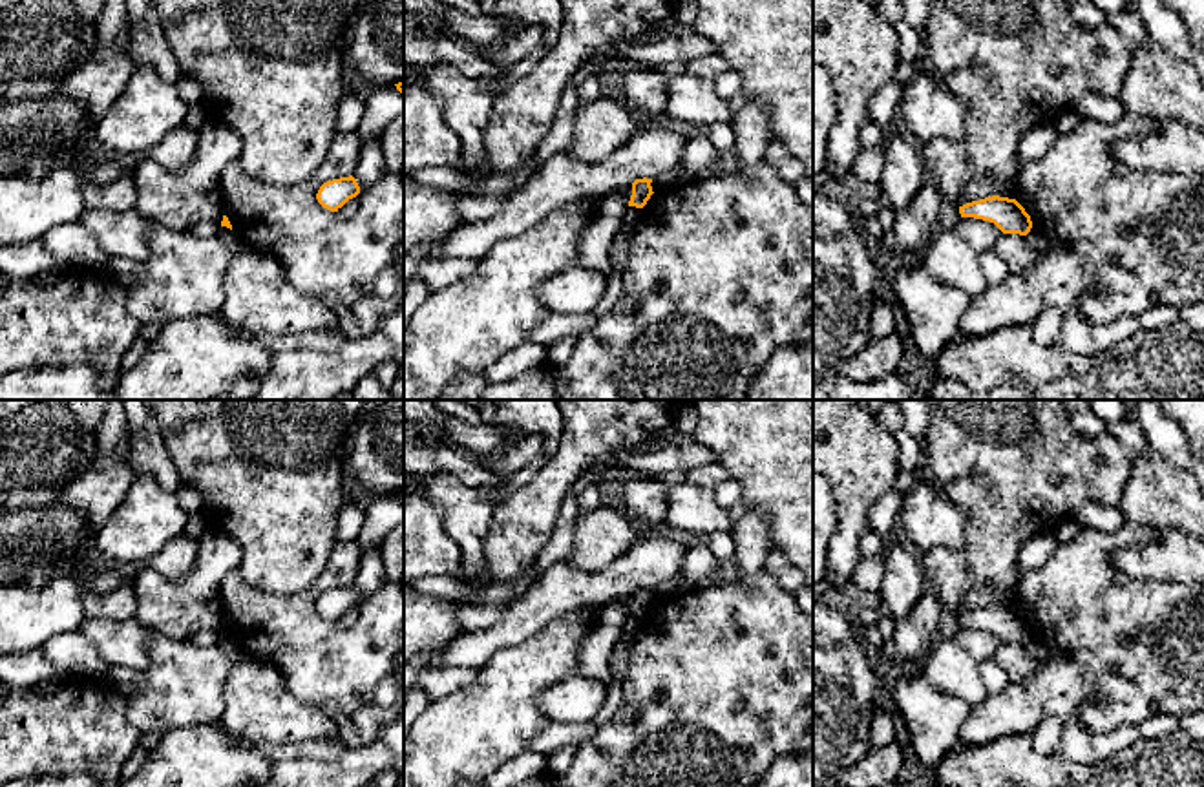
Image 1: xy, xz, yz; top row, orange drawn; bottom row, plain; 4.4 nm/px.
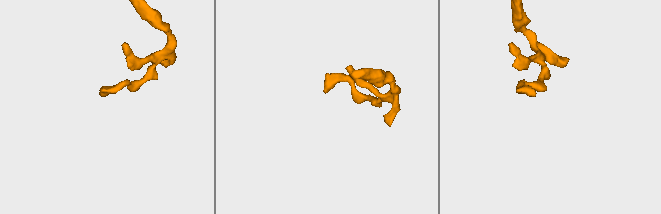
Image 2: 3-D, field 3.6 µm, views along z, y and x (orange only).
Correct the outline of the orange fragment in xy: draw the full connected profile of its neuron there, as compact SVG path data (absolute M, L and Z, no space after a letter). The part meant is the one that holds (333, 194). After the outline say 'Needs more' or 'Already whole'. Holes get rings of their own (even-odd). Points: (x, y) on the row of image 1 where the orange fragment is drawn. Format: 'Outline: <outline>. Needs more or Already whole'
Outline: M353 175L327 181L320 186L316 199L318 203L331 210L338 212L349 199L360 194L360 186Z. Already whole

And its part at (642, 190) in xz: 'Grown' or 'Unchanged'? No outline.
Unchanged

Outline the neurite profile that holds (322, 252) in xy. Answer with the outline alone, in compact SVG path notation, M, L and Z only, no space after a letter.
M356 131L336 133L323 163L298 184L280 186L254 179L232 161L223 168L217 186L239 245L274 257L301 294L334 294L345 307L375 290L378 274L393 265L395 252L404 243L404 173L384 173L360 195L351 217L323 208L316 199L323 183L353 175L360 144Z

